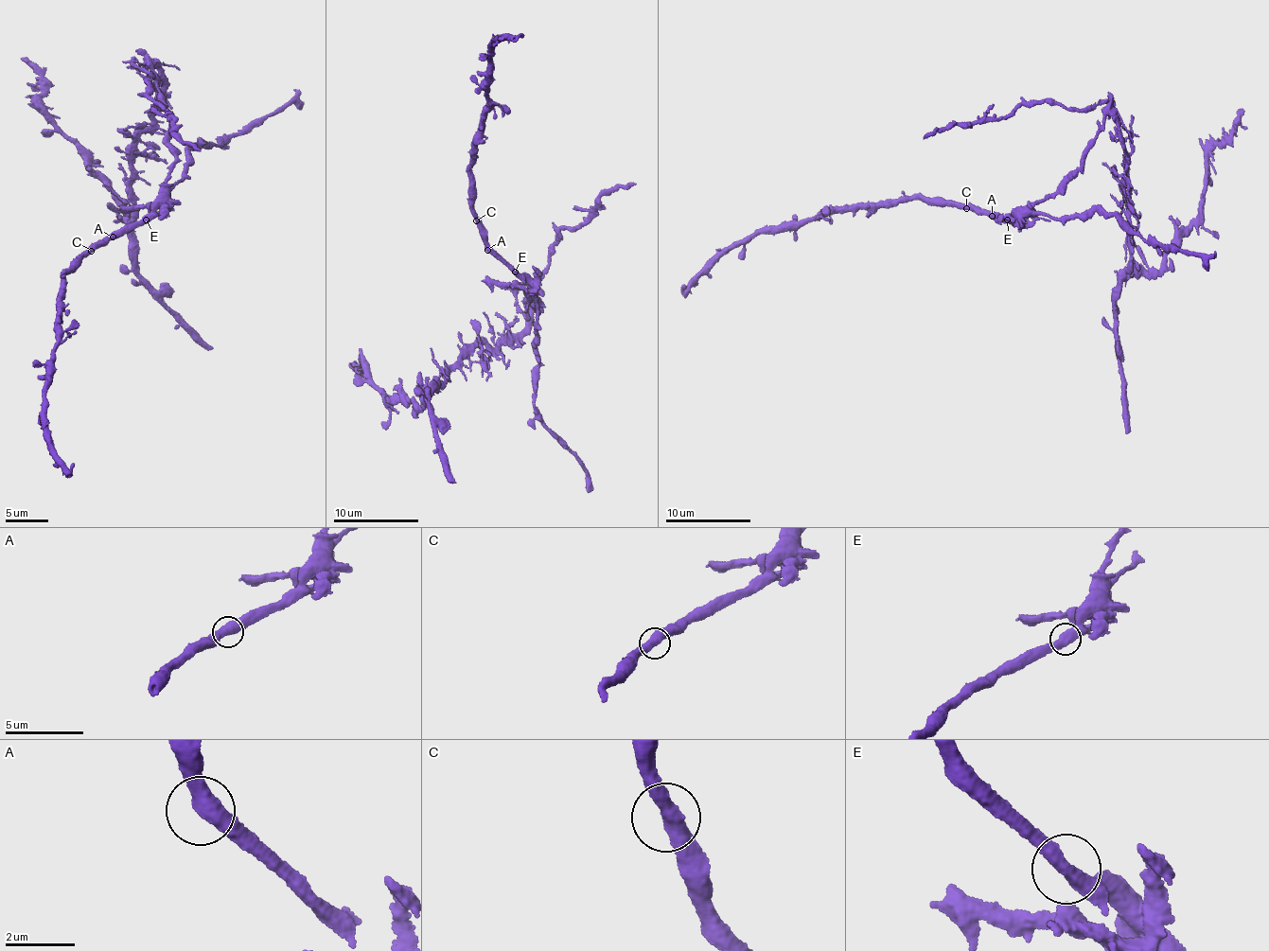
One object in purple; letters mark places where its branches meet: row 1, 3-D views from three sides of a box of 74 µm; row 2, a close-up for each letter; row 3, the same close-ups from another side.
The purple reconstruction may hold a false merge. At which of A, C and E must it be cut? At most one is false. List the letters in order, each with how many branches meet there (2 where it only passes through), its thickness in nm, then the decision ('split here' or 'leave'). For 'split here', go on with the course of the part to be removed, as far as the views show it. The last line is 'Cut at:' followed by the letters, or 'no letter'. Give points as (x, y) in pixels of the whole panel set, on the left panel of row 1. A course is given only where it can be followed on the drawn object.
A: 2 | 480 nm | leave
C: 2 | 480 nm | leave
E: 2 | 480 nm | split here | (146, 219), (175, 161), (152, 66), (160, 70), (155, 123), (136, 145), (127, 219), (20, 58)
Cut at: E

